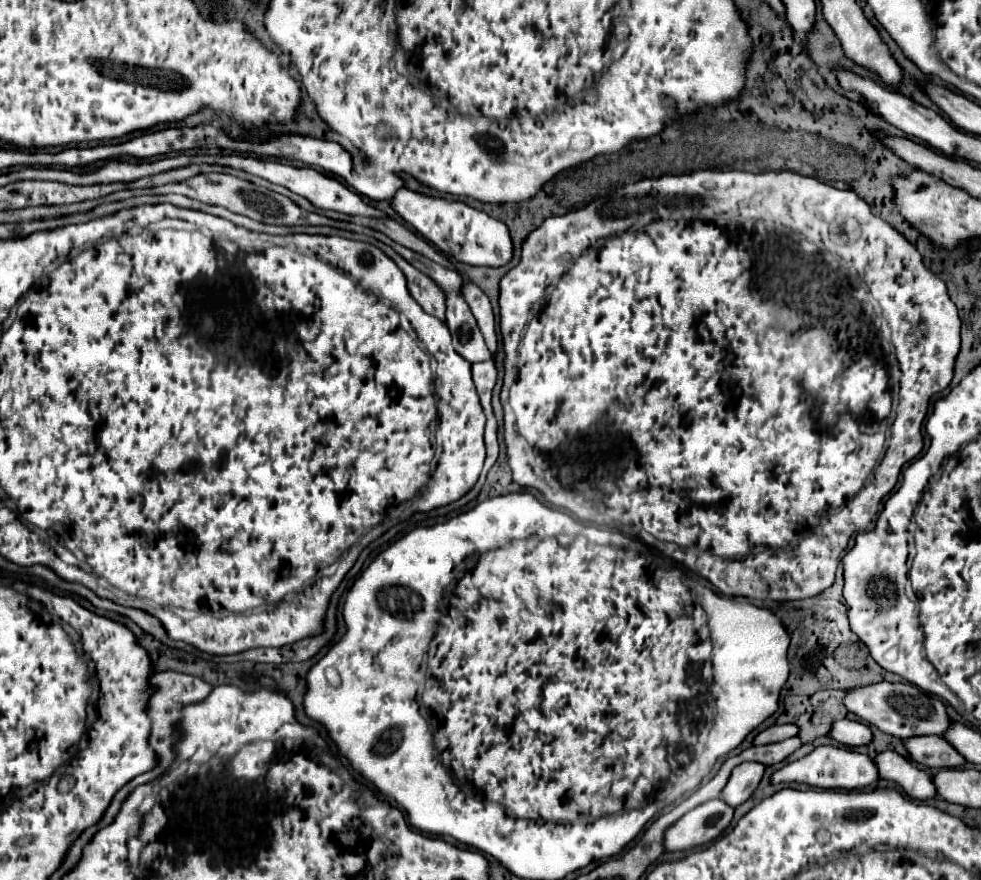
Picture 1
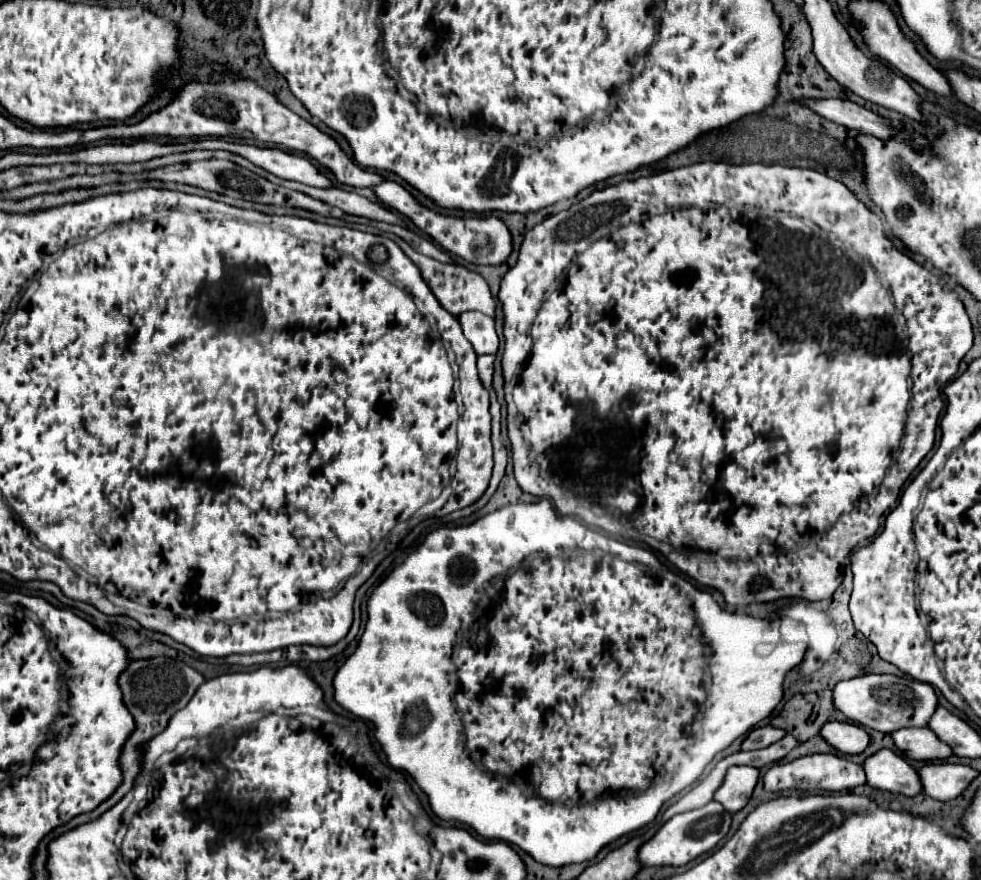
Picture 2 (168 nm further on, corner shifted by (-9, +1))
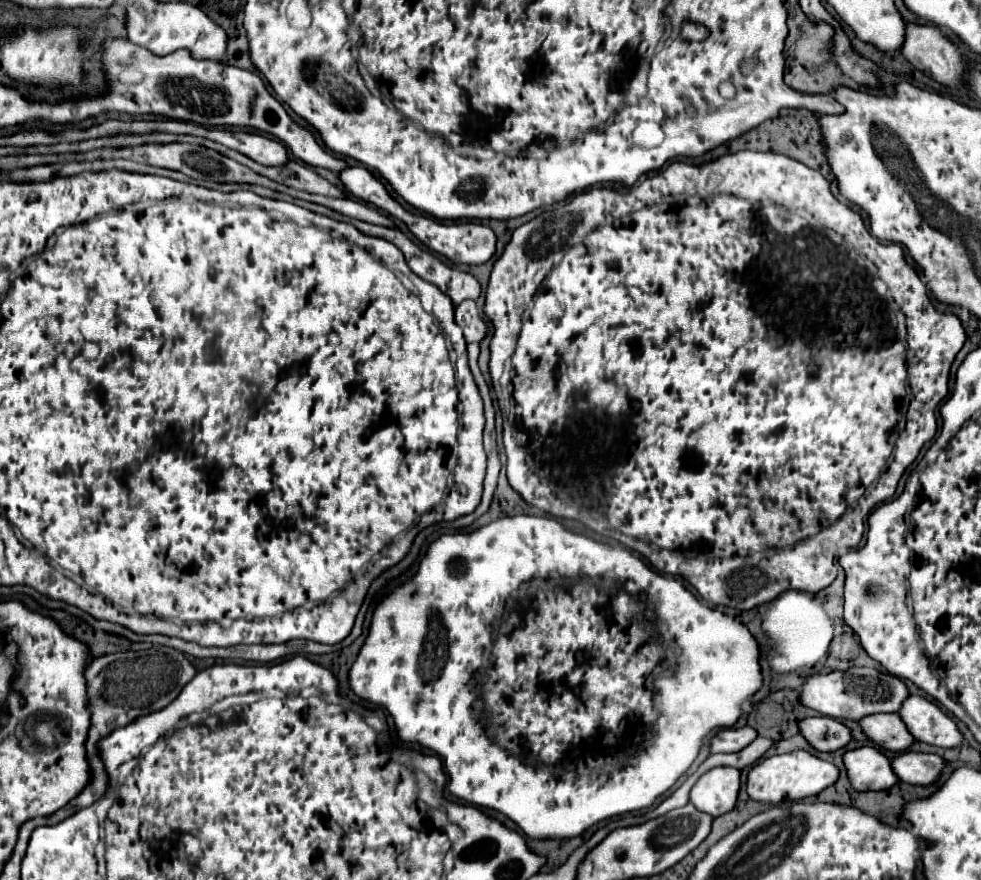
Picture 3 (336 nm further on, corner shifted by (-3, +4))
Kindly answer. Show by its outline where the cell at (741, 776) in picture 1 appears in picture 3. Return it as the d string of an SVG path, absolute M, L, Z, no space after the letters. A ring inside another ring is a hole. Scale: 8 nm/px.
M716 767L698 779L690 791L690 803L710 817L720 817L732 811L740 789L740 771L730 767Z

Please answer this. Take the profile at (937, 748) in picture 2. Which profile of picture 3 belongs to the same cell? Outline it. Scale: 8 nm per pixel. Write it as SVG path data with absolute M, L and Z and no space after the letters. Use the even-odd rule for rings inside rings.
M876 713L876 715L866 715L858 719L858 725L862 733L880 745L882 749L900 753L906 751L912 743L914 737L906 731L906 725L896 713Z

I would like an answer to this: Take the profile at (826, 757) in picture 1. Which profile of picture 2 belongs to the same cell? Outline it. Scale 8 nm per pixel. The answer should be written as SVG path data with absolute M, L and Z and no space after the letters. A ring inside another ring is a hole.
M810 754L802 756L788 764L776 764L772 766L764 776L764 788L768 792L780 792L780 790L826 790L826 792L840 792L840 790L852 790L856 786L866 784L866 772L862 764L854 764L846 758L840 758L836 754Z

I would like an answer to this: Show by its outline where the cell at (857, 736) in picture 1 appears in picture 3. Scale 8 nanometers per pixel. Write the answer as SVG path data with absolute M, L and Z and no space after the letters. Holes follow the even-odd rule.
M810 717L798 723L800 735L816 749L816 751L836 751L844 747L852 737L850 729L836 719L830 717Z

